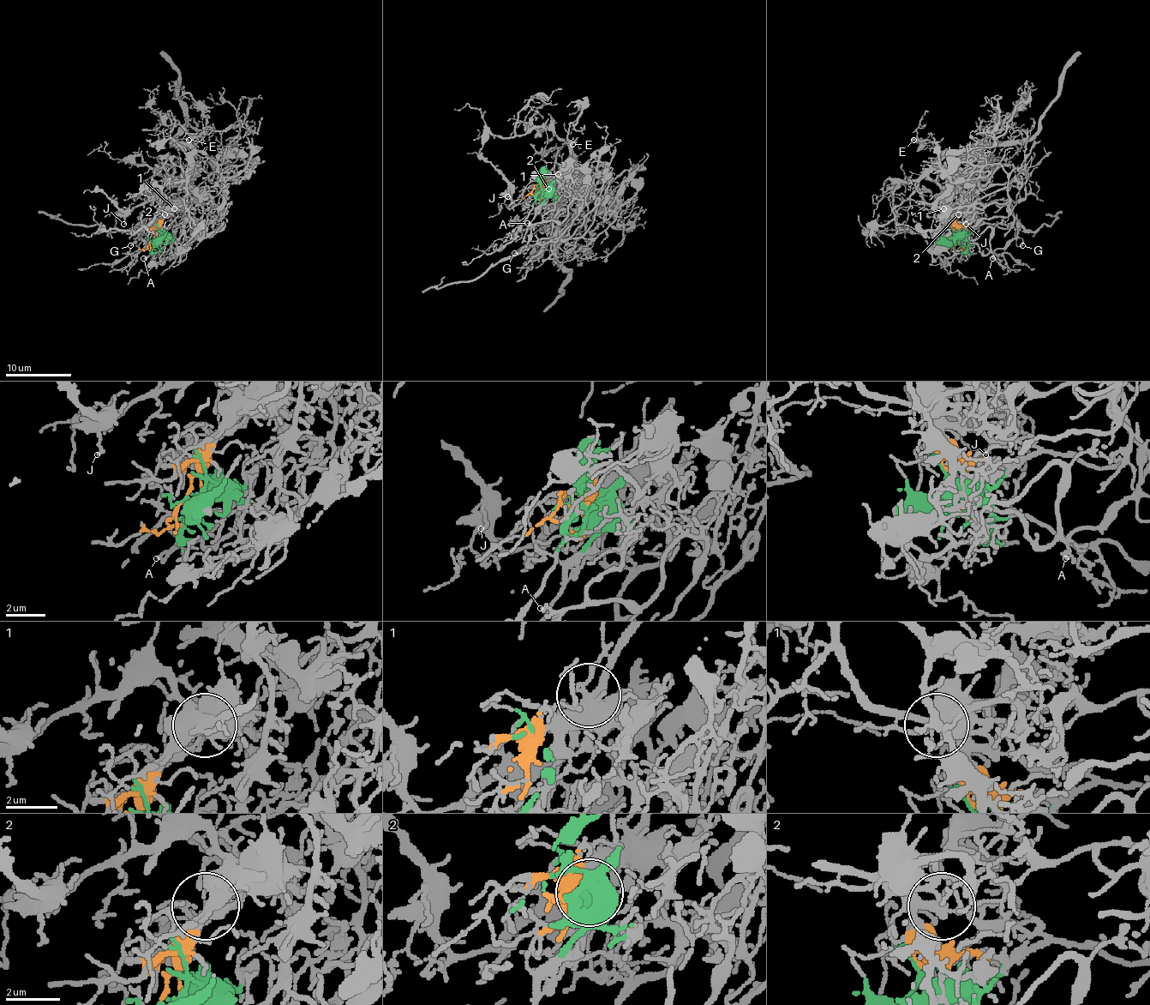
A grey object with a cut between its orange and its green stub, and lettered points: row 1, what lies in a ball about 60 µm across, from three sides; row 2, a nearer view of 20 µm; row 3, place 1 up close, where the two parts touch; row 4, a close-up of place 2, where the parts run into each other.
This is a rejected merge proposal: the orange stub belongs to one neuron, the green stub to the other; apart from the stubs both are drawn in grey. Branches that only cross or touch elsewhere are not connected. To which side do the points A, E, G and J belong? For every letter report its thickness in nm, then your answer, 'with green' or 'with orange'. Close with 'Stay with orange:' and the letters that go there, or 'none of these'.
A: calibre 160 nm; with green
E: calibre 110 nm; with orange
G: calibre 120 nm; with green
J: calibre 120 nm; with orange
Stay with orange: E, J

